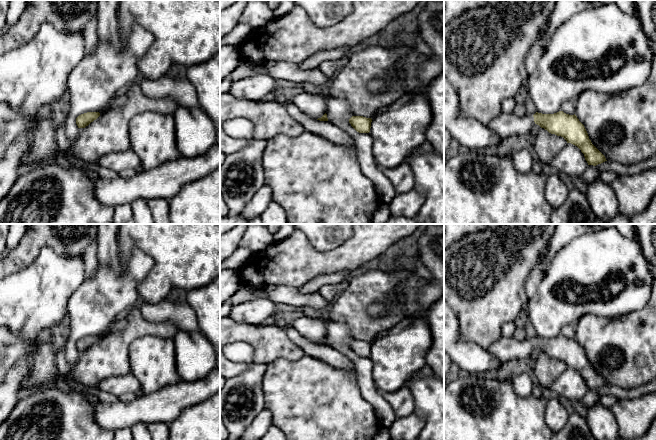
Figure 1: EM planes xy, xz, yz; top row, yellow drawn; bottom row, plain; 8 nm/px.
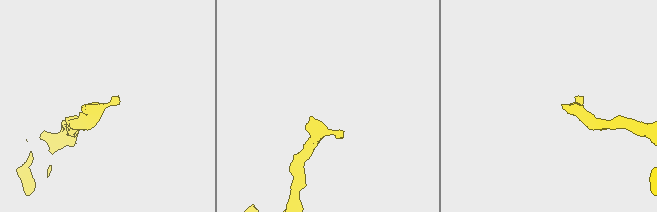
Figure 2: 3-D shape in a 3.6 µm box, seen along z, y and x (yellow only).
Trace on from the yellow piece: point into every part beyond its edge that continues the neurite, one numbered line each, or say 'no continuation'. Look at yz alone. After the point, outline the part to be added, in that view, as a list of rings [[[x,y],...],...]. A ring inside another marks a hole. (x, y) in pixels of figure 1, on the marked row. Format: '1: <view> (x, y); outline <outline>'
1: yz (505, 125); outline [[[501,112],[492,119],[488,127],[501,138],[505,138],[511,135],[526,134],[534,124],[532,115],[526,114],[523,117],[518,117],[514,113],[506,114]]]

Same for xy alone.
no continuation

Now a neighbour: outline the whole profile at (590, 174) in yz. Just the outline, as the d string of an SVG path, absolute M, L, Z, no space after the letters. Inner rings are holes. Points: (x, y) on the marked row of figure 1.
M588 165L587 169L584 171L584 173L581 176L579 176L579 178L583 182L589 184L593 182L599 174L600 174L600 171L597 170L595 166Z

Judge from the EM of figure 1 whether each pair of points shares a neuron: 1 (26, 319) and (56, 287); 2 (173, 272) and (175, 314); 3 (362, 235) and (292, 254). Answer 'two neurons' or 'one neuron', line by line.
1: one neuron
2: two neurons
3: one neuron

